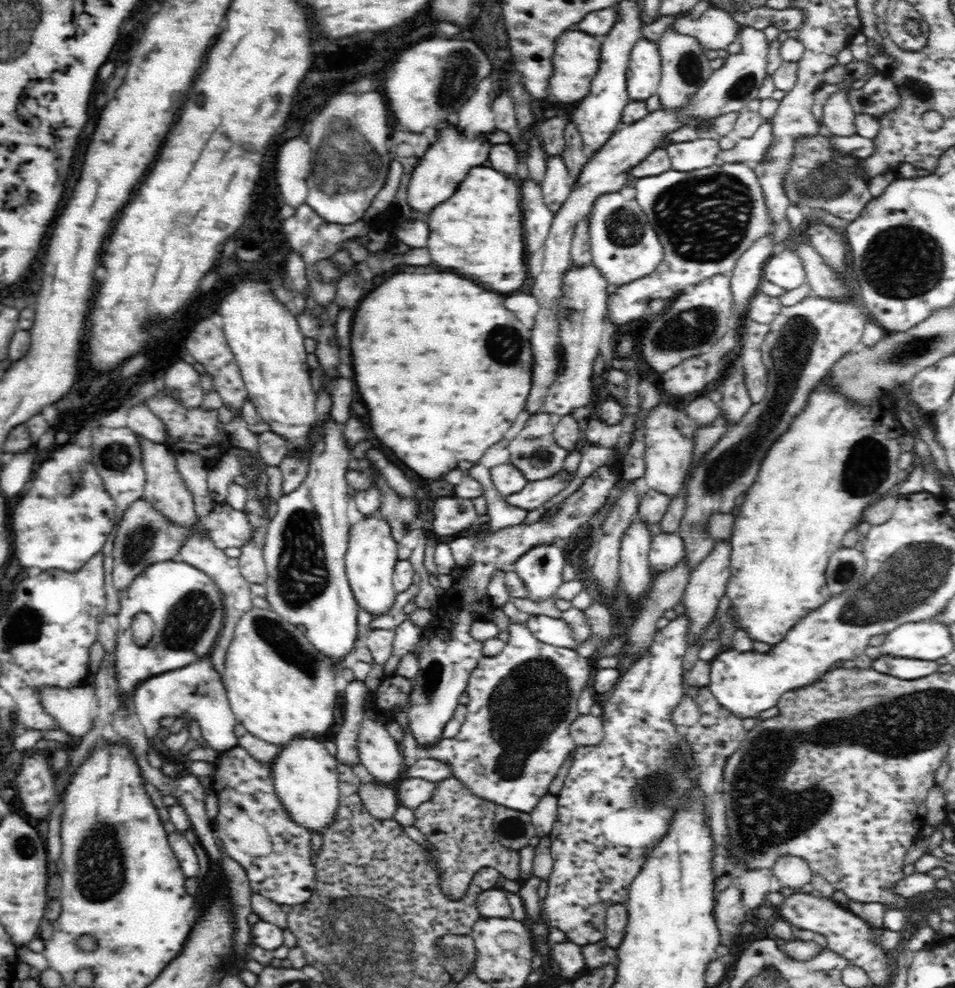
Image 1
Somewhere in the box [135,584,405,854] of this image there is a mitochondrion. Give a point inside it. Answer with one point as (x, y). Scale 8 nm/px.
(192, 618)

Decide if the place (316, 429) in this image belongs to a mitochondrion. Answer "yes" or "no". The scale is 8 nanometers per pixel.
no

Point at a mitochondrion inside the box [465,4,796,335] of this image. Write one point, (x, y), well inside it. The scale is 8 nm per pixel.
(719, 222)

